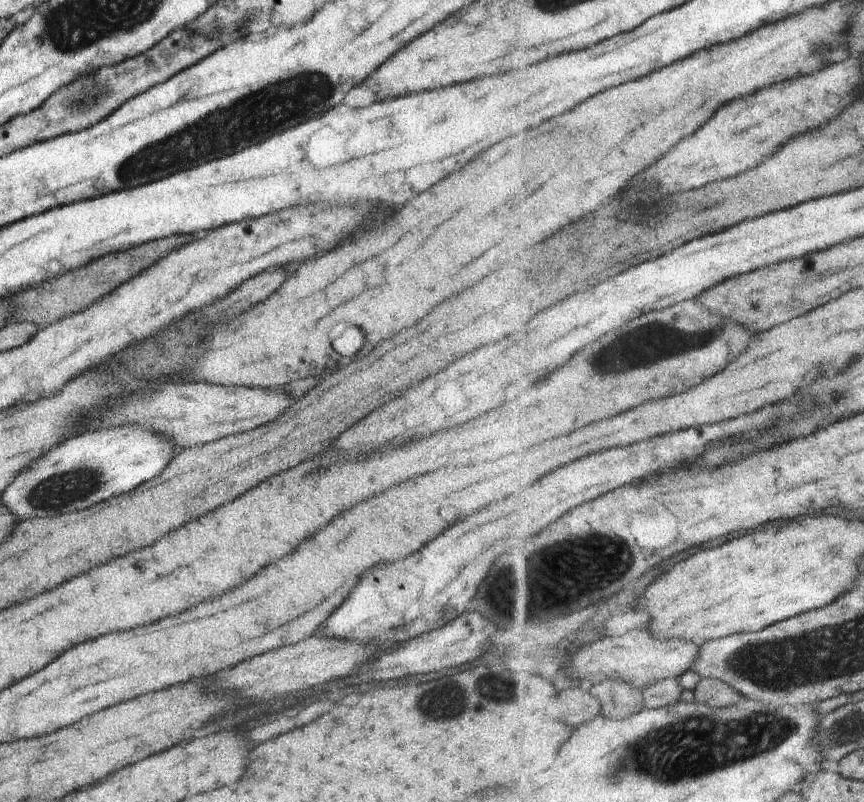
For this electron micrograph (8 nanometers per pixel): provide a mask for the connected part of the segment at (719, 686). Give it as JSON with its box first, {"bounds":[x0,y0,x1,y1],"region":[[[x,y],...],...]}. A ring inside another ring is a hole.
{"bounds":[694,678,742,708],"region":[[[703,678],[694,690],[696,701],[708,707],[724,708],[738,704],[742,700],[741,691],[736,690],[726,681]]]}

